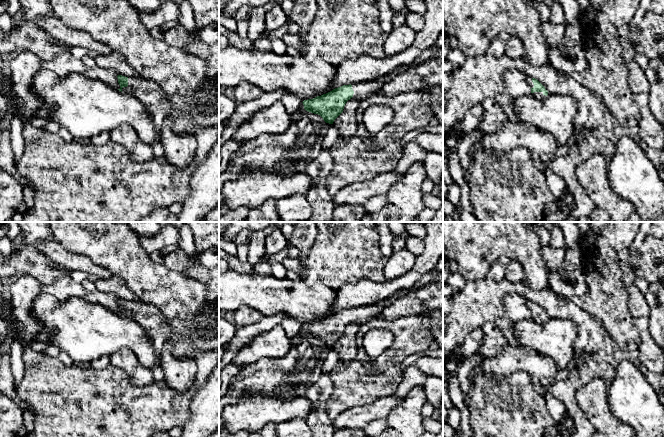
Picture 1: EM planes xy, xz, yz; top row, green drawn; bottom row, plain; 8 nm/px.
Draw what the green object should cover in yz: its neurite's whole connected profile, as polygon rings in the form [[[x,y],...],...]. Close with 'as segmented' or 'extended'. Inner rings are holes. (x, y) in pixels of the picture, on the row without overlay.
[[[528,301],[528,306],[531,310],[531,317],[534,321],[543,322],[548,319],[548,315],[537,303]]] | extended

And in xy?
[[[118,299],[119,315],[129,310],[133,319],[151,337],[156,354],[161,355],[164,343],[170,338],[171,329],[168,318],[154,305],[144,303],[140,300],[125,301]]] | extended

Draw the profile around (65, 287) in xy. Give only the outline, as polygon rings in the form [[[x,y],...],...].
[[[67,273],[49,285],[43,285],[42,293],[55,296],[60,302],[68,298],[82,298],[91,303],[101,304],[115,313],[120,313],[117,300],[113,293],[103,293],[98,290],[88,292],[81,283],[76,283],[70,273]]]

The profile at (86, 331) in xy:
[[[40,293],[32,304],[33,316],[42,324],[36,341],[65,351],[77,362],[92,362],[104,355],[111,356],[121,348],[130,349],[142,366],[152,368],[161,362],[151,337],[134,320],[123,317],[101,304],[82,298],[68,298],[60,302],[55,296]]]

